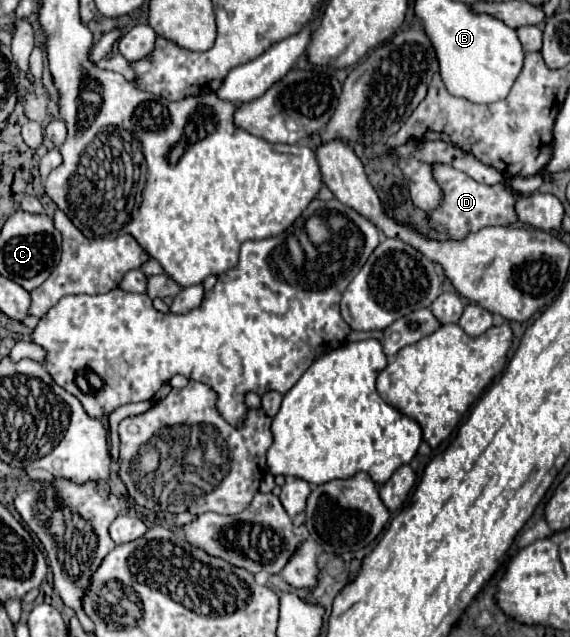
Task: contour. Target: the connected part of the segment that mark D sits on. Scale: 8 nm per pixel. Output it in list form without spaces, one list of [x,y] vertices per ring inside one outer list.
[[[435,164],[433,174],[435,174],[437,184],[445,192],[445,198],[443,198],[443,204],[437,210],[429,212],[429,224],[435,230],[445,230],[449,238],[461,240],[469,232],[477,232],[485,226],[511,226],[513,222],[517,222],[515,194],[513,194],[513,188],[509,186],[509,182],[511,182],[509,176],[505,176],[505,182],[487,186],[487,184],[475,182],[465,172],[455,170],[447,164]]]

